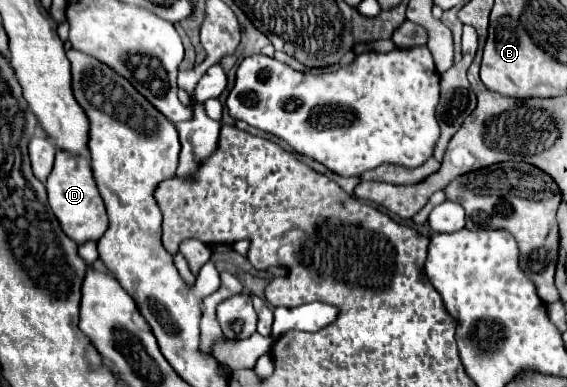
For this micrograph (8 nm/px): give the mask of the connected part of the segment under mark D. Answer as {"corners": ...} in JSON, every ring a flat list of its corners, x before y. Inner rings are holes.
{"corners":[[57,149,55,165,47,179,47,193,49,193,49,205,55,217,59,219,61,229,73,241,77,241,77,245,85,241,99,241,101,233,105,233,107,229,107,213,93,177,93,169,85,157,75,157,67,151]]}

